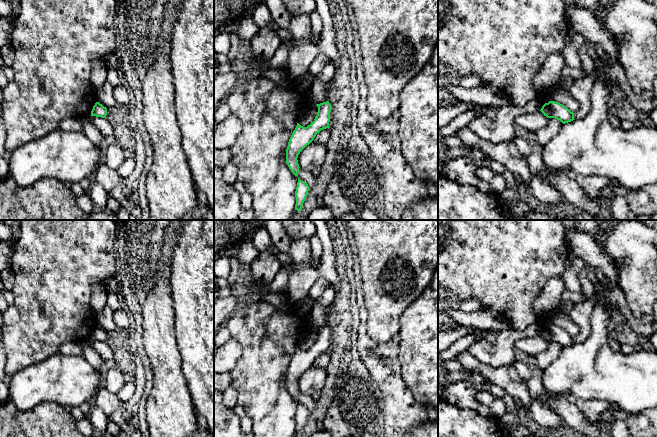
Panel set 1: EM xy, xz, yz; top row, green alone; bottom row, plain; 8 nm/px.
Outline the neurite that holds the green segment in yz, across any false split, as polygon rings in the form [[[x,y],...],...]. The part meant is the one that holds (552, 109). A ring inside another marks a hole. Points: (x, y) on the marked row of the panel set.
[[[555,101],[545,103],[540,111],[547,118],[555,118],[560,120],[563,124],[575,120],[573,112],[571,112],[566,106]]]

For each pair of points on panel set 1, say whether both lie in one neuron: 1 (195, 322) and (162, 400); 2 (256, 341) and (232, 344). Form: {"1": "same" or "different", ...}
{"1": "different", "2": "different"}

